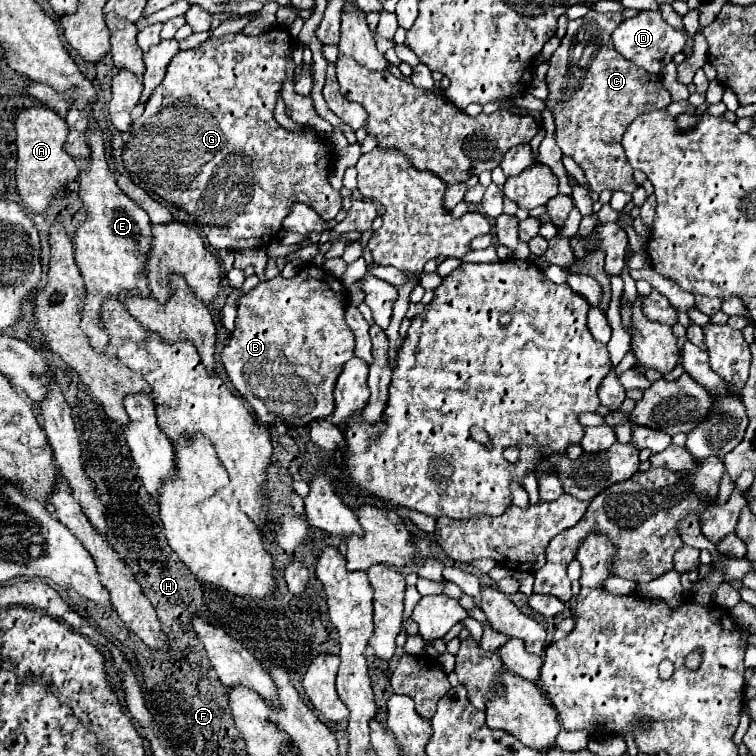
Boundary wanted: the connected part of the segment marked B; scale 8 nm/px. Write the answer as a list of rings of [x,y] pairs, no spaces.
[[[308,263],[304,265],[304,269],[300,269],[292,279],[284,279],[282,275],[274,277],[274,279],[268,279],[268,281],[260,281],[252,291],[248,291],[246,295],[242,295],[240,299],[240,305],[238,305],[238,317],[236,317],[236,329],[232,331],[230,335],[230,341],[224,345],[222,349],[222,363],[224,363],[224,369],[232,381],[232,385],[238,389],[238,393],[252,405],[258,421],[264,421],[264,423],[272,423],[272,421],[282,421],[286,425],[308,425],[310,421],[314,419],[324,419],[328,417],[332,411],[334,411],[334,385],[336,385],[336,377],[340,375],[340,369],[342,365],[354,357],[354,333],[352,329],[348,329],[346,321],[344,321],[344,311],[346,311],[346,301],[344,301],[344,291],[336,293],[332,287],[330,287],[330,275]]]

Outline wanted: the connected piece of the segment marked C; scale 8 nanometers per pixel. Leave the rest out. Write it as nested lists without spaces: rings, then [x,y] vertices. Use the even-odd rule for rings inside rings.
[[[590,9],[586,17],[568,21],[568,31],[550,57],[550,69],[546,73],[550,91],[546,107],[556,119],[554,139],[562,153],[570,155],[584,169],[596,193],[604,189],[634,193],[638,189],[634,169],[622,147],[622,135],[638,115],[666,109],[672,101],[660,75],[636,67],[614,49],[610,35],[622,19],[620,13],[596,13]]]

